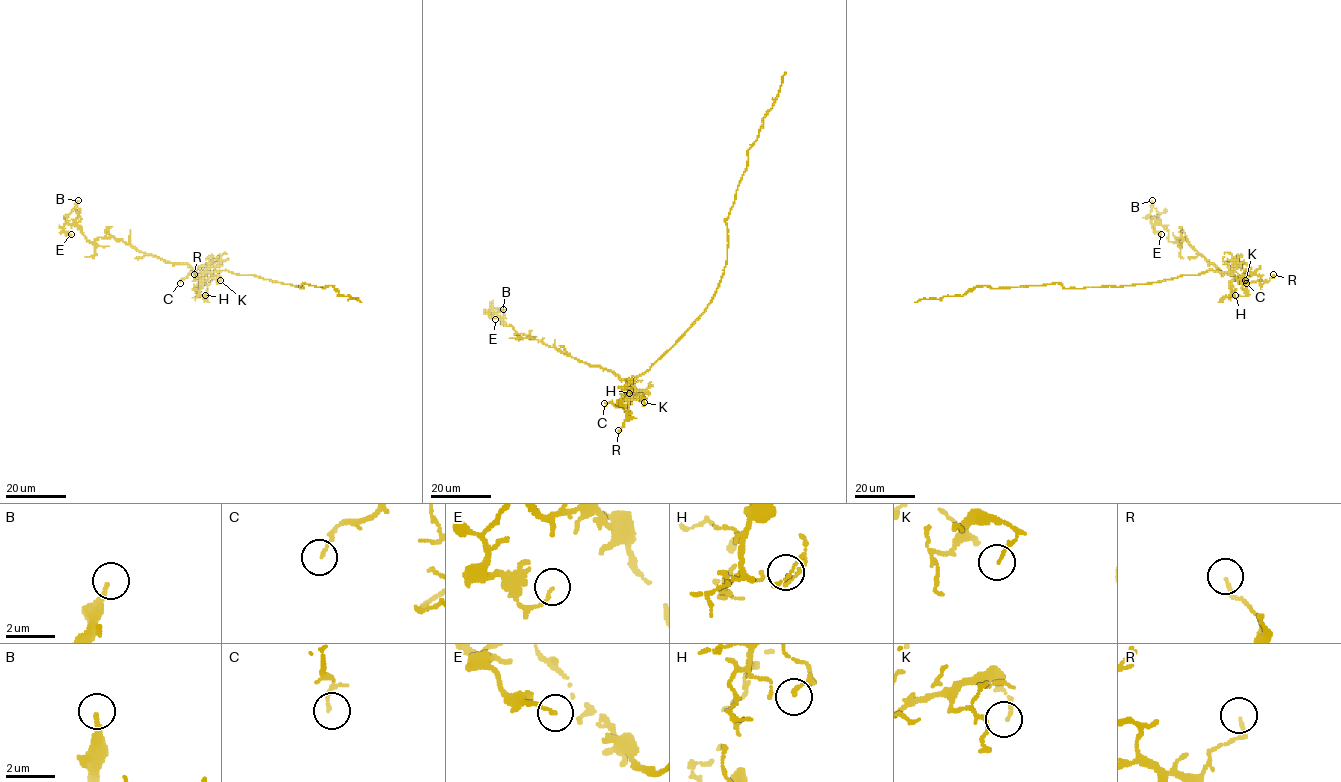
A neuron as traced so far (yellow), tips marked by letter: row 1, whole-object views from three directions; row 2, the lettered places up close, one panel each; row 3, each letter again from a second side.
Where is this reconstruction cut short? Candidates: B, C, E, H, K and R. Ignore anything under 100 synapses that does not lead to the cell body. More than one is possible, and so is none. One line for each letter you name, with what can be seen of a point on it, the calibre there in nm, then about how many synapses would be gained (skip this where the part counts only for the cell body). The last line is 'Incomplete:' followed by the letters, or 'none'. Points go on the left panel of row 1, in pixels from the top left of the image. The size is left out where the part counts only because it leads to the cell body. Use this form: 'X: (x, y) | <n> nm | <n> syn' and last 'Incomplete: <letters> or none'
Incomplete: none

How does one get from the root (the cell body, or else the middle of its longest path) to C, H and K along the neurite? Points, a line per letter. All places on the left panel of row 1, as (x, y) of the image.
C: (266, 279), (226, 270), (205, 273), (209, 265), (203, 265), (194, 268), (180, 283)
H: (266, 279), (226, 270), (205, 273), (199, 291), (202, 296), (207, 292), (205, 295)
K: (266, 279), (226, 270), (202, 276), (204, 280), (219, 276), (220, 280)

